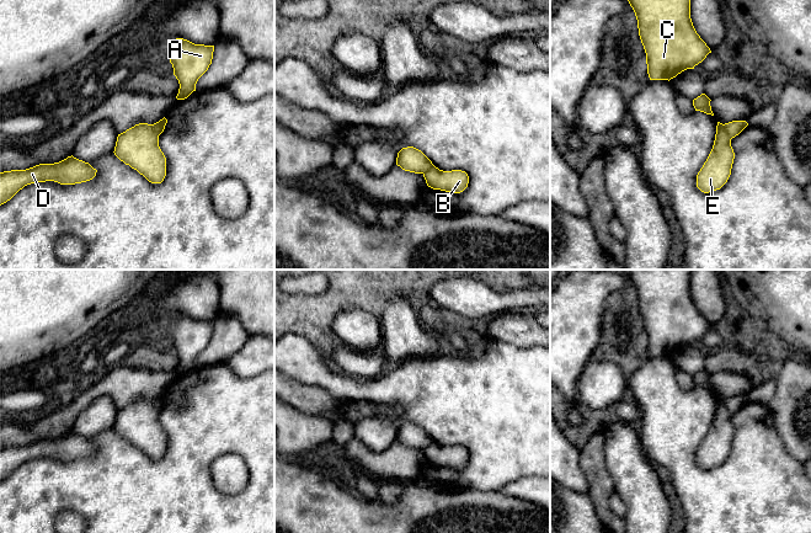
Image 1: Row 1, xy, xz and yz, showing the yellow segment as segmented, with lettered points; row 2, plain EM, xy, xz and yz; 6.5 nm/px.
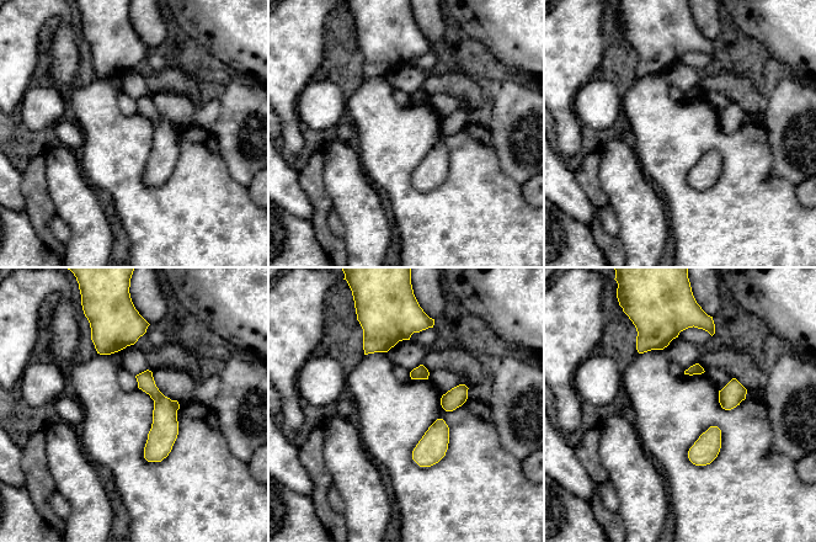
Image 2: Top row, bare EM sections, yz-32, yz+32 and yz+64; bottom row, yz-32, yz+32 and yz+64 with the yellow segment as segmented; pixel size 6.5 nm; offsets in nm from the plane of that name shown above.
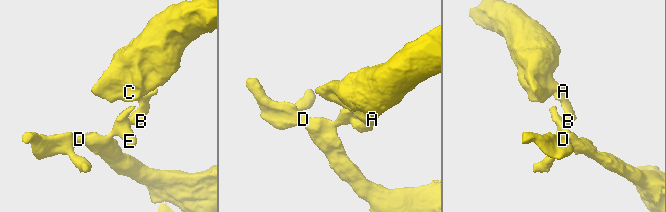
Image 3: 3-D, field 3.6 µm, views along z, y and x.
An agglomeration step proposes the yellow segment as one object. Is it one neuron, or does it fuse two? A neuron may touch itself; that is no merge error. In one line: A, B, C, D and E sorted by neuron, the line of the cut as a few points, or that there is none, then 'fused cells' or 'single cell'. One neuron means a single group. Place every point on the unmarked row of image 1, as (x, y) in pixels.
groups A B C / D E; cut yz (723, 400), (731, 414); fused cells

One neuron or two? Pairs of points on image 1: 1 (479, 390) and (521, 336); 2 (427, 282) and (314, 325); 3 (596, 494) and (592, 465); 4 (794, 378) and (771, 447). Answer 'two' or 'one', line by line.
1: two
2: one
3: one
4: two

